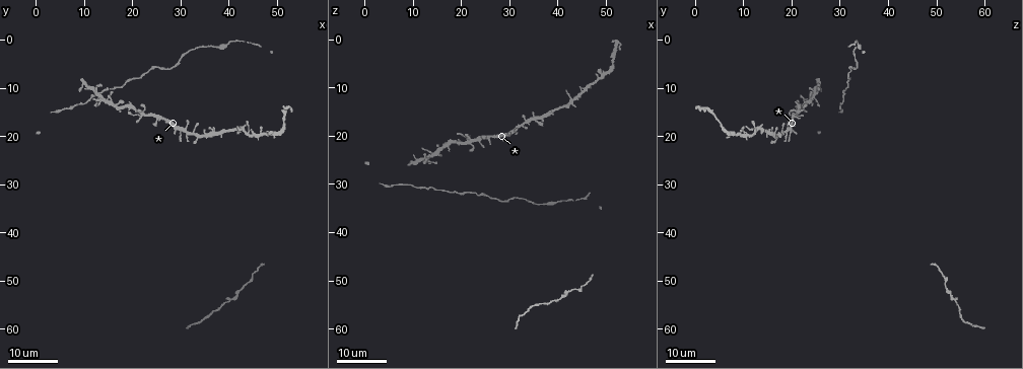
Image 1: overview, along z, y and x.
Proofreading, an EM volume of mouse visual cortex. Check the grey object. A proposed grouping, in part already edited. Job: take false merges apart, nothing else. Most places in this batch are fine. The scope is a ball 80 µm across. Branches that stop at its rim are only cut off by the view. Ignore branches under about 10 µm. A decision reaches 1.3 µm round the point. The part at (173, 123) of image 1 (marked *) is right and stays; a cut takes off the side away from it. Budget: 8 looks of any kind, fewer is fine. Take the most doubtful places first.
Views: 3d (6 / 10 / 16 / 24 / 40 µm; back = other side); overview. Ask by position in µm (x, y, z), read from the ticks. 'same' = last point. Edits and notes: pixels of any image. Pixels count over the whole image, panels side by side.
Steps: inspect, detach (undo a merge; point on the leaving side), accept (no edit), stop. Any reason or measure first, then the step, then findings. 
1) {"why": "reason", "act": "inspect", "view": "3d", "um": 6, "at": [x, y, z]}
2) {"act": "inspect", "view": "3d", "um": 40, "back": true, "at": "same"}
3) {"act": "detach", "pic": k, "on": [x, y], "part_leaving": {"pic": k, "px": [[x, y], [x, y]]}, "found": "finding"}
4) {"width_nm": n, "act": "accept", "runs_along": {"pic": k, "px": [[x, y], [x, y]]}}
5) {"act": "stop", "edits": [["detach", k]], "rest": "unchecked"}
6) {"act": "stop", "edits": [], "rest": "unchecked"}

{"why": "thick turns thin", "act": "inspect", "view": "3d", "um": 24, "at": [12.5, 11.0, 31.0]}

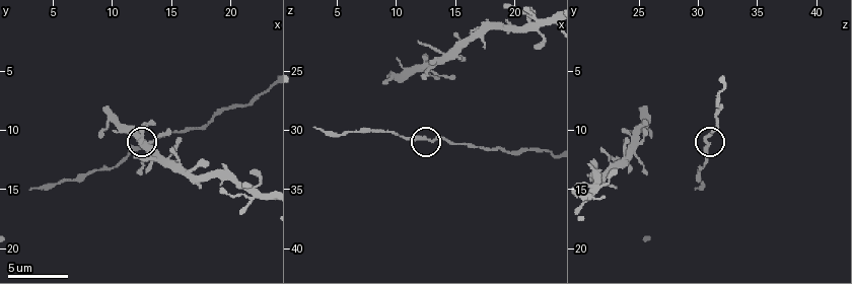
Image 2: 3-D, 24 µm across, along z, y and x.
{"why": "zoom in", "act": "inspect", "view": "3d", "um": 10, "at": [12.8, 11.2, 31.0]}

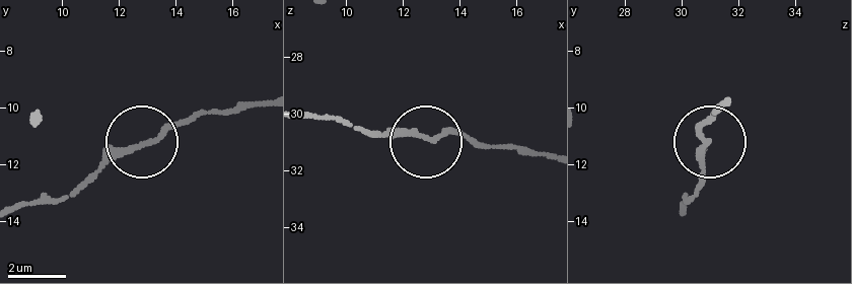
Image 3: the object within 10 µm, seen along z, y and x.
{"act": "accept", "found": "continuous, no second neuron"}

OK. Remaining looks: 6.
{"why": "four arms meet", "act": "inspect", "view": "3d", "um": 6, "at": [22.0, 15.4, 20.8]}

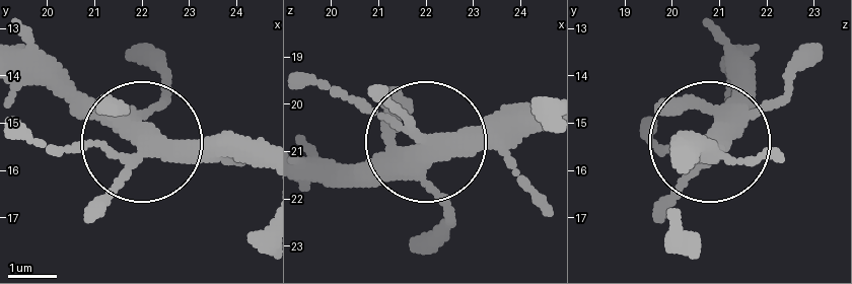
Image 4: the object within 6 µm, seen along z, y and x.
{"width_nm": 340, "act": "accept", "runs_along": {"pic": 4, "px": [[258, 164], [148, 148], [56, 59]]}, "found": "continuous, no second neuron"}

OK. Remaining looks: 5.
{"why": "two arms in line, one across", "act": "inspect", "view": "3d", "um": 24, "at": [26.5, 16.0, 20.5]}

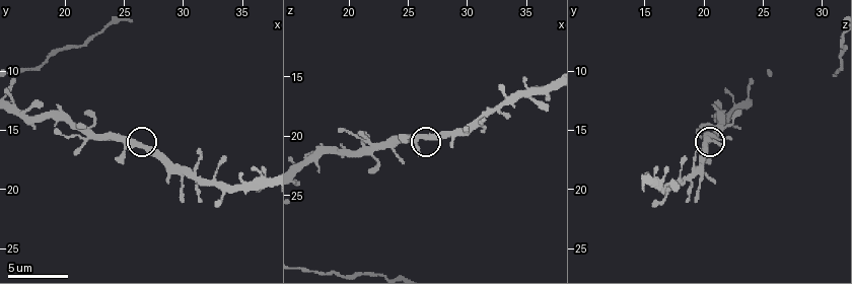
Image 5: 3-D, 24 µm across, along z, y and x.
{"act": "inspect", "view": "3d", "um": 6, "at": [26.4, 16.2, 19.8]}

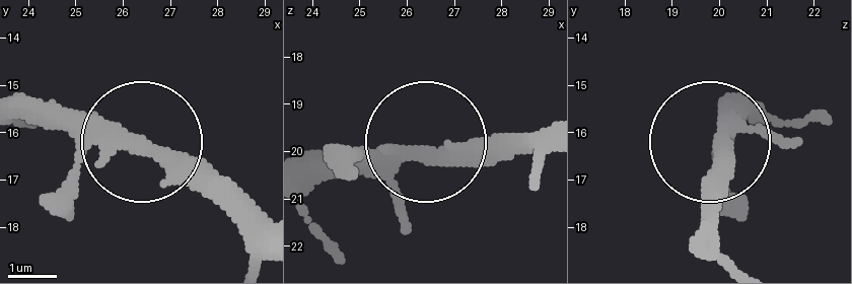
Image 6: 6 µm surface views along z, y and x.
{"width_nm": 300, "act": "accept", "runs_along": {"pic": 6, "px": [[511, 155], [418, 143], [309, 155]]}, "found": "continuous, no second neuron"}

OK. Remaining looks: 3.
{"why": "looks like a crossing", "act": "inspect", "view": "3d", "um": 10, "at": [35.6, 19.6, 16.6]}

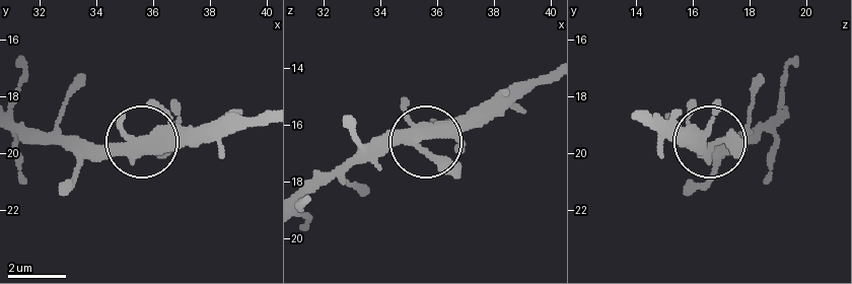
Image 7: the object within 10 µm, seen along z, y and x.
{"arms": 4, "act": "accept", "runs_along": {"pic": 7, "px": [[21, 123], [79, 145], [208, 145]]}, "found": "continuous, no second neuron"}

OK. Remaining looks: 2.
{"act": "stop", "edits": [], "rest": "unchecked"}

